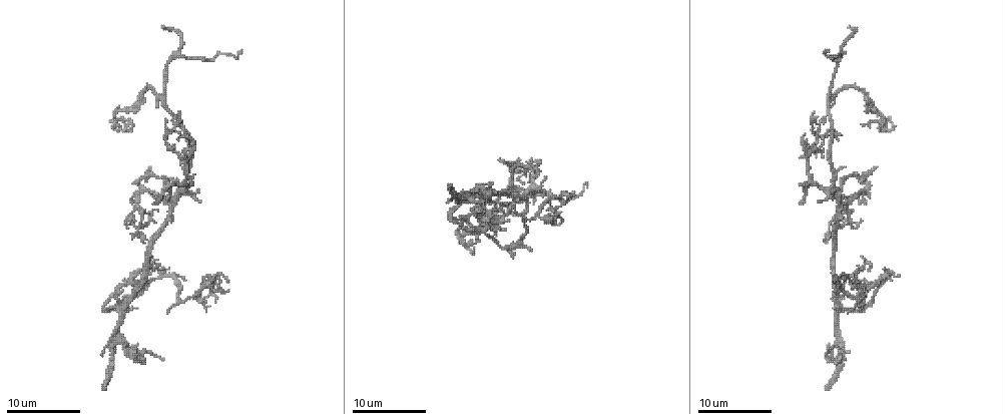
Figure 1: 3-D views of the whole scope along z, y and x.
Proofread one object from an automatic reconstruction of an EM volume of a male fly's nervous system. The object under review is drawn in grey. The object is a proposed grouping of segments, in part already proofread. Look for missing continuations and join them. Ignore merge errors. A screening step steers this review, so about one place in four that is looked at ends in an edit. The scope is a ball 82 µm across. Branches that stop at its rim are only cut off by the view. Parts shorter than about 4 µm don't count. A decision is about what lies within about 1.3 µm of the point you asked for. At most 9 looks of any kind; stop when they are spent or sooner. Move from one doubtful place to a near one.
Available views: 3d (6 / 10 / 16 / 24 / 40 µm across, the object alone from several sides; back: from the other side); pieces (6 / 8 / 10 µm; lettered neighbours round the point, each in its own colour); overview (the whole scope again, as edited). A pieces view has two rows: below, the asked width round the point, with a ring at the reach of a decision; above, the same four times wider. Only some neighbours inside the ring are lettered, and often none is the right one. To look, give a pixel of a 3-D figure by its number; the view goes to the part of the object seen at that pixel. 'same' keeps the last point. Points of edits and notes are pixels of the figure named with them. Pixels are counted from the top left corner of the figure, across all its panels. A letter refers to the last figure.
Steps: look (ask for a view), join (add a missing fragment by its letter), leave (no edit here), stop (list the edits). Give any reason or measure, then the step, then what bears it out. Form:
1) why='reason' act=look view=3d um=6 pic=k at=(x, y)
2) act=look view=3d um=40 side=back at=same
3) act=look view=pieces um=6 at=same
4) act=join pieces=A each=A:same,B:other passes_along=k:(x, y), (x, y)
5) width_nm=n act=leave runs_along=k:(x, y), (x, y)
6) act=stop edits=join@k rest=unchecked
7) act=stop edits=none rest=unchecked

why='branch stops here' act=look view=pieces um=10 pic=1 at=(871, 196)

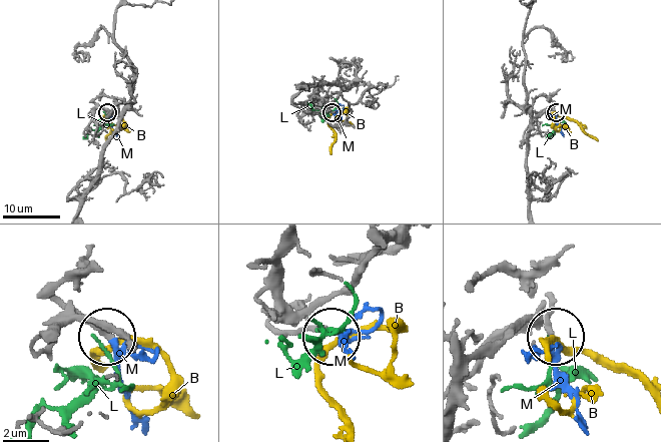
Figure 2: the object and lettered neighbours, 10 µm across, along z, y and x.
act=join pieces=M each=B:other,L:other,M:same found='the cell continues'

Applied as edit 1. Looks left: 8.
act=look view=overview

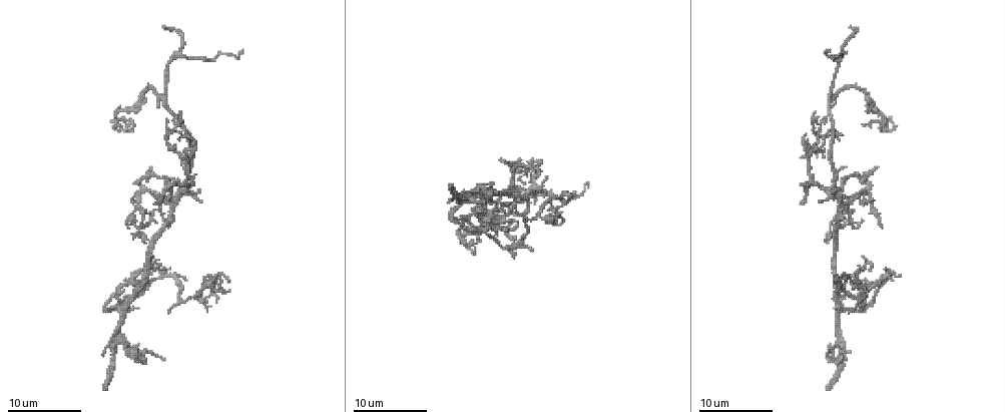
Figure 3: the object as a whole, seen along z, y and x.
why='thin end' act=look view=pieces um=8 pic=3 at=(184, 280)

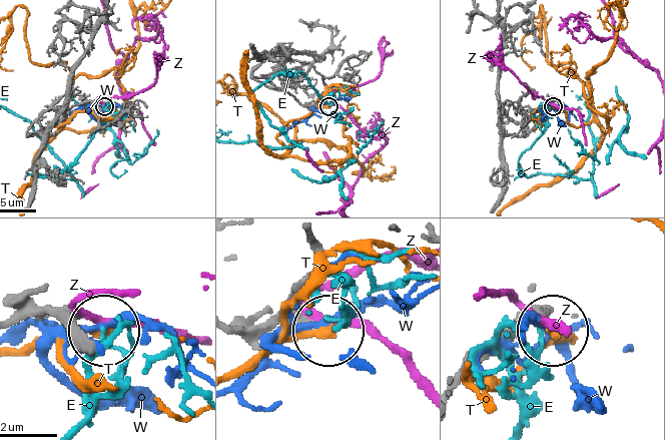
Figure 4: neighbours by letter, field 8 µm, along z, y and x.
act=leave each=E:other,T:other,W:other,Z:other runs_along=4:(236, 325), (308, 318), (327, 330) found='none of them fits'

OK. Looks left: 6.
why='free end' act=look view=pieces um=6 pic=3 at=(164, 25)

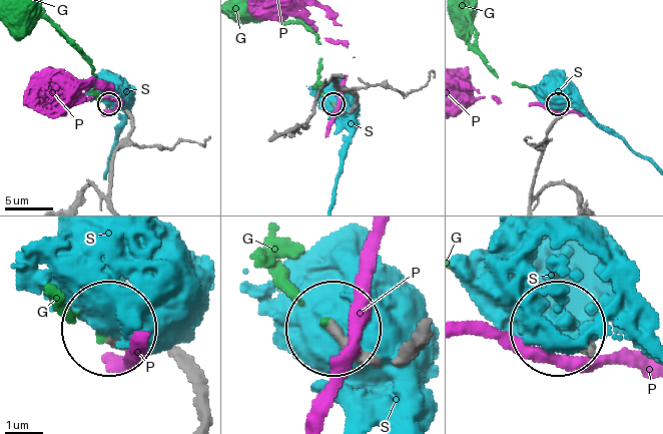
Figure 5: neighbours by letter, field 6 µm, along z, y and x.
act=join pieces=G each=G:same,P:other,S:other passes_along=5:(195, 385), (167, 353), (103, 343), (65, 305) found='it goes on there'

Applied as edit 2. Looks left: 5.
act=look view=overview

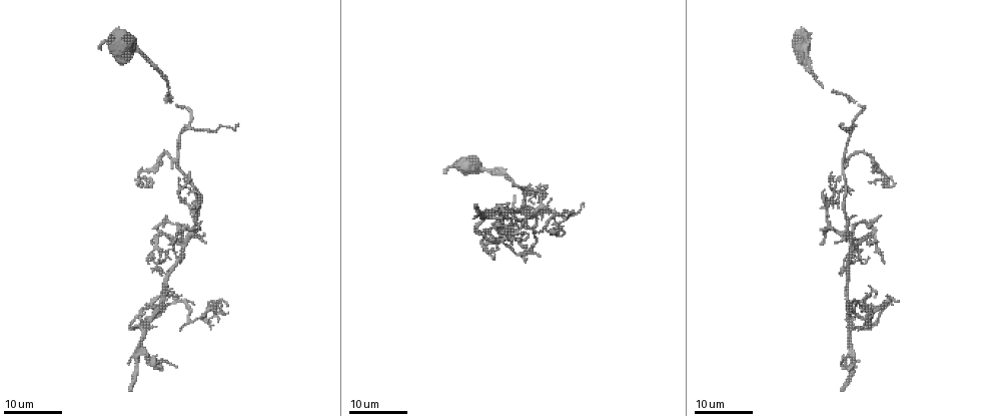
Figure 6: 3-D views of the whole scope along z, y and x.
why='tapers out' act=look view=3d um=16 pic=6 at=(884, 186)

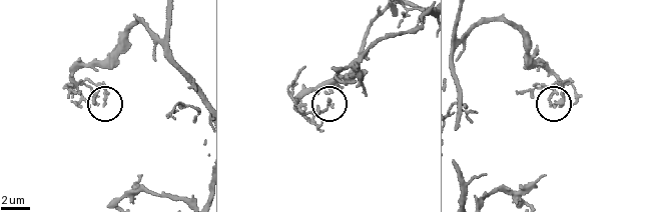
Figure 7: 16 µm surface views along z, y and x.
act=look view=pieces um=10 pic=7 at=(106, 105)

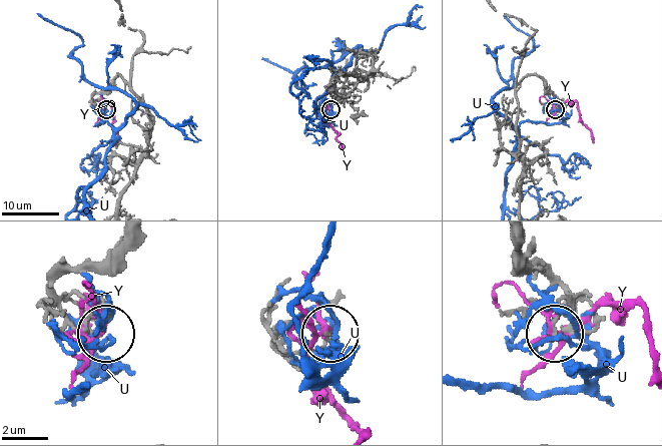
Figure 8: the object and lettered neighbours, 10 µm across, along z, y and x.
act=leave each=U:other,Y:other runs_along=8:(517, 101), (517, 84), (536, 74), (561, 99), (555, 108) found='no lettered fragment goes on from it'

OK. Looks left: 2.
act=stop edits=join@2,join@5 rest=unchecked

